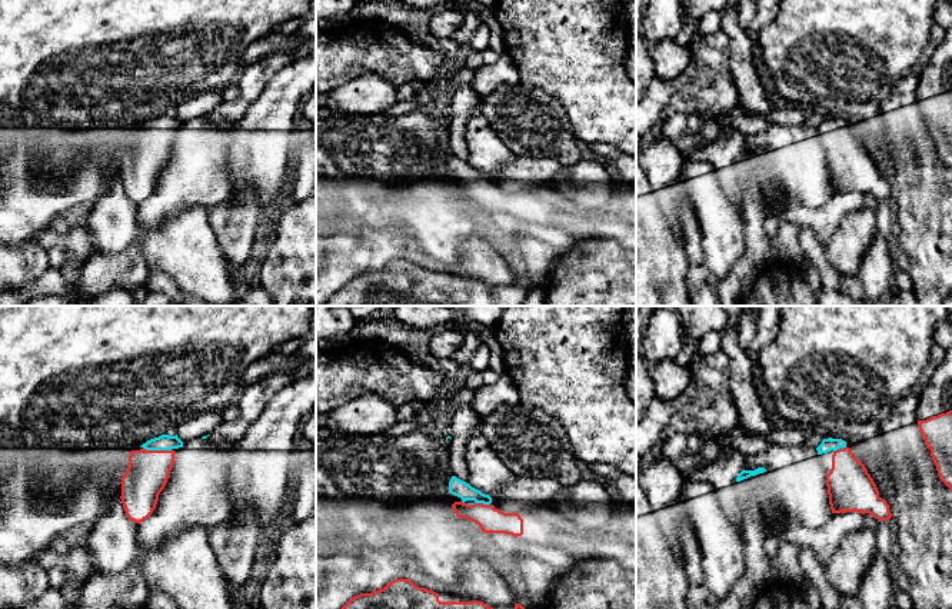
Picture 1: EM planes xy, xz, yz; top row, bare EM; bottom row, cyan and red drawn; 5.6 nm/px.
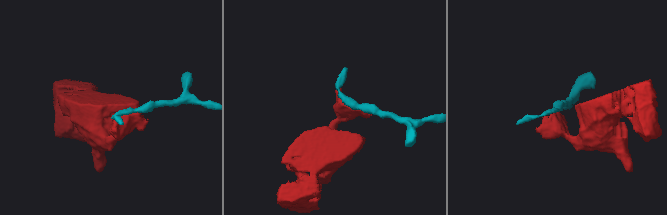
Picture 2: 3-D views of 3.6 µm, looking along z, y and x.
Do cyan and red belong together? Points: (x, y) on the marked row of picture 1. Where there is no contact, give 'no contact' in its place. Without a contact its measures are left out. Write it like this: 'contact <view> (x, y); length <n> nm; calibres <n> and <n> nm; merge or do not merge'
contact xy (157, 449); length 160 nm; calibres 90 and 240 nm; merge

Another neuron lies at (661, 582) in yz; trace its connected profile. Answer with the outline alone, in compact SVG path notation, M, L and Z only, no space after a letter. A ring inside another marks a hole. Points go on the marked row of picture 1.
M642 466L636 467L636 609L688 609L688 579L685 566L676 562L675 553L650 512L652 505L640 486Z

